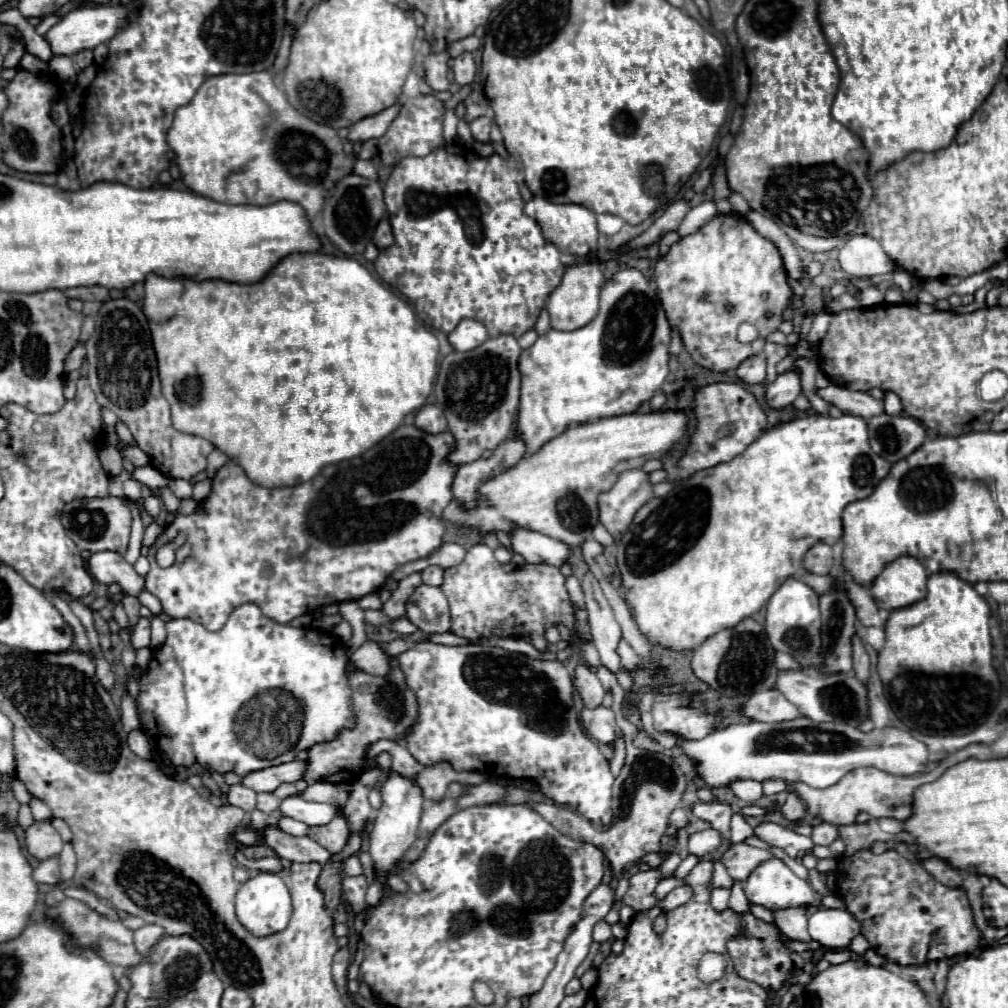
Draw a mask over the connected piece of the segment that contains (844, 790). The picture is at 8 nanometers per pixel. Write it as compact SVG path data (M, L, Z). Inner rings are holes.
M971 744L959 752L953 752L947 760L943 760L935 772L929 772L929 774L915 774L915 776L893 776L893 774L887 774L879 768L855 768L853 772L845 774L837 784L829 786L829 788L823 788L823 790L817 790L817 788L809 788L807 784L793 784L793 790L805 800L807 804L807 810L811 816L817 816L821 818L823 822L829 822L829 824L853 824L857 814L861 810L865 810L867 814L871 814L873 818L881 818L881 816L891 816L891 818L897 818L897 820L907 820L911 816L911 802L913 802L913 792L915 788L919 788L921 784L925 782L933 782L937 780L947 768L967 760L967 758L991 758L993 756L993 750L991 746L987 744Z

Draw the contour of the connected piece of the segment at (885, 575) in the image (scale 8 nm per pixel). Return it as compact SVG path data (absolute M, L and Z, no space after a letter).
M901 556L885 566L869 590L879 608L905 608L925 598L927 578L925 566L917 558Z

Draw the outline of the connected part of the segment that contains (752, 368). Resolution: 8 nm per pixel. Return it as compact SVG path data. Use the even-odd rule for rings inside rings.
M763 354L751 356L745 362L741 362L739 368L737 368L737 376L745 384L765 382L765 358L763 358Z

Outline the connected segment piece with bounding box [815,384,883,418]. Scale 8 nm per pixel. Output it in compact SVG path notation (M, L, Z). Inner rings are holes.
M829 384L827 388L817 388L815 392L825 402L837 406L843 414L869 418L869 416L877 416L877 414L883 412L883 400L873 398L867 392L855 392L855 390L849 390L849 388L835 386L835 384Z

